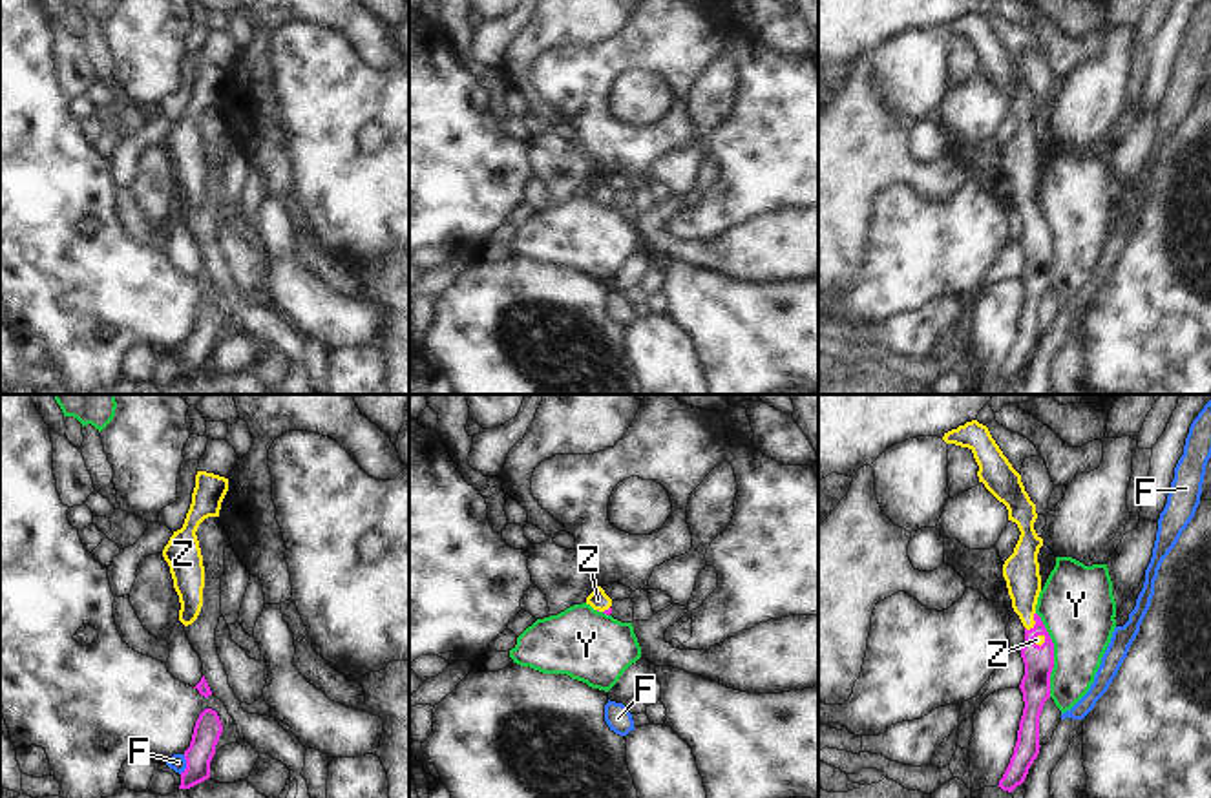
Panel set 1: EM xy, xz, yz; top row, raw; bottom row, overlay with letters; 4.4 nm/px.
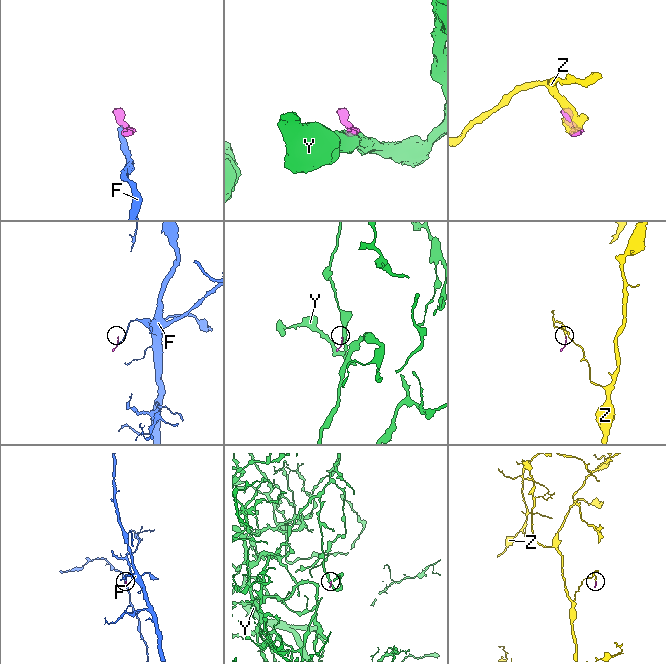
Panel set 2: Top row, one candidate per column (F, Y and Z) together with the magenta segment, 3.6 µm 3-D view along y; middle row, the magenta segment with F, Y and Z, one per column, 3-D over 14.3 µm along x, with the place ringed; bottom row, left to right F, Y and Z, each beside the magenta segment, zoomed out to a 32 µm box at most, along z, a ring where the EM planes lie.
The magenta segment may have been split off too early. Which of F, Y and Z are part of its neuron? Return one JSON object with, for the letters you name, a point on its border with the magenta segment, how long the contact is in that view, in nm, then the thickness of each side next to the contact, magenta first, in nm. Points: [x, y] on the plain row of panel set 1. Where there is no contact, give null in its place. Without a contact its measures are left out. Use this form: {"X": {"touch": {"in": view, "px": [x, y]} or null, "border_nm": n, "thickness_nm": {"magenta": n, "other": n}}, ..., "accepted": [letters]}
{"Z": {"touch": {"in": "yz", "px": [1034, 210]}, "border_nm": 90, "thickness_nm": {"magenta": 130, "other": 160}}, "accepted": ["Z"]}

